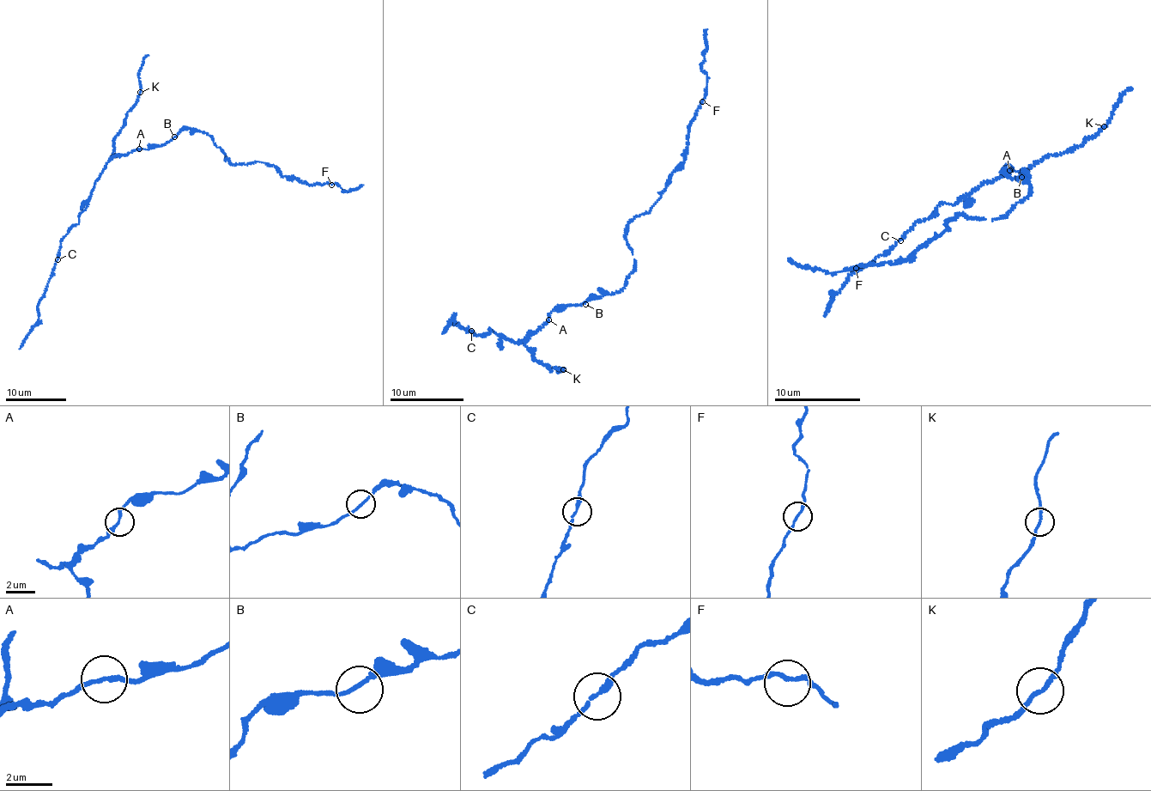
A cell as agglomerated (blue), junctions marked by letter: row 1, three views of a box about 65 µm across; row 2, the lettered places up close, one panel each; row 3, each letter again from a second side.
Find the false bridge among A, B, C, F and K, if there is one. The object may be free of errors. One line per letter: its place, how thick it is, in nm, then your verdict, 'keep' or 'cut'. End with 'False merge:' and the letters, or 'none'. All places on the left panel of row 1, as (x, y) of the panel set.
A: (139, 149) | 180 nm | keep
B: (174, 136) | 140 nm | keep
C: (57, 259) | 180 nm | keep
F: (331, 185) | 150 nm | keep
K: (140, 92) | 150 nm | keep
False merge: none

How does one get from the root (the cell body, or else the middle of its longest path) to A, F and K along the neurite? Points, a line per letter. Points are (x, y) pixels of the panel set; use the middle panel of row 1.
A: (584, 301), (555, 308), (548, 319)
F: (584, 301), (619, 291), (633, 270), (626, 229), (650, 211), (683, 160), (689, 124), (702, 101)
K: (584, 301), (555, 308), (542, 327), (529, 334), (524, 344), (537, 361), (552, 370), (556, 367), (562, 369)

